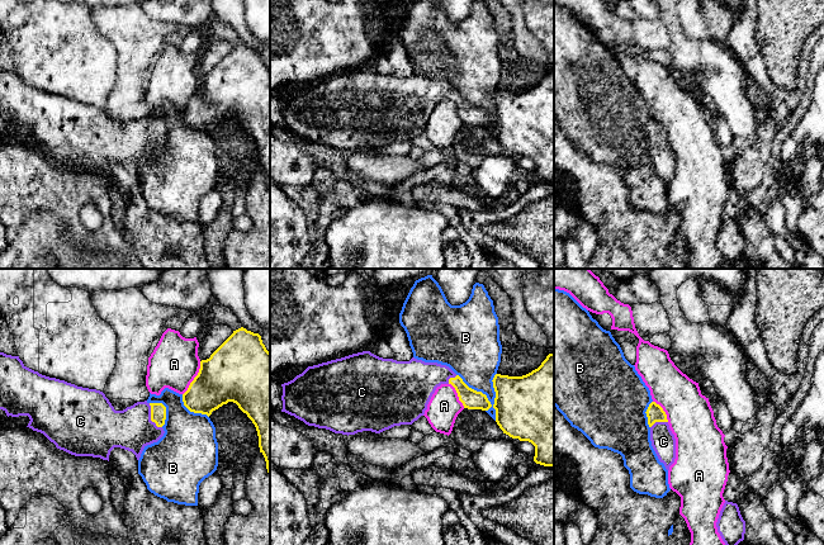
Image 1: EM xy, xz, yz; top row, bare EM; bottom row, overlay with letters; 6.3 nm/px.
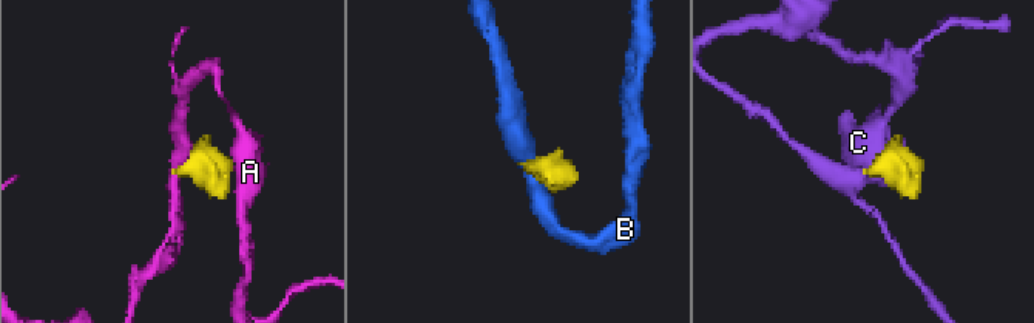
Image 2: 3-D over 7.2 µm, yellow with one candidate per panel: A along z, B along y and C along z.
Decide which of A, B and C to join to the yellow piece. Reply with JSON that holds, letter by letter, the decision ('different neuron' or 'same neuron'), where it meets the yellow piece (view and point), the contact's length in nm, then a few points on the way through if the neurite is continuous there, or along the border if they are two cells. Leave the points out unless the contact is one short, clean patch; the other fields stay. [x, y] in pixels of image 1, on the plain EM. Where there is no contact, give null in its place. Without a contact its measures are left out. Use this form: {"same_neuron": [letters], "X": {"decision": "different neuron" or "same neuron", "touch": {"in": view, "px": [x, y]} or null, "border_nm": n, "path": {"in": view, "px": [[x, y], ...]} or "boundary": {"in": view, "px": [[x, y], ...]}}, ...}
{"same_neuron": ["C"], "A": {"decision": "different neuron", "touch": {"in": "xy", "px": [194, 94]}, "border_nm": 240}, "B": {"decision": "different neuron", "touch": {"in": "xz", "px": [482, 109]}, "border_nm": 380}, "C": {"decision": "same neuron", "touch": {"in": "xy", "px": [151, 133]}, "border_nm": 180, "path": {"in": "xy", "px": [[157, 126], [151, 133], [131, 145]]}}}

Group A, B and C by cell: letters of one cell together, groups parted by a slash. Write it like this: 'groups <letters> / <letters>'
groups A / B / C

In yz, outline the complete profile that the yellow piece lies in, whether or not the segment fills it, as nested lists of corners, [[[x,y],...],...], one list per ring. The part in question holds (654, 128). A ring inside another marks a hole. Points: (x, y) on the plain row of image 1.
[[[655,118],[649,120],[645,129],[650,143],[652,162],[659,177],[669,186],[676,175],[676,155],[669,144],[667,131]]]

